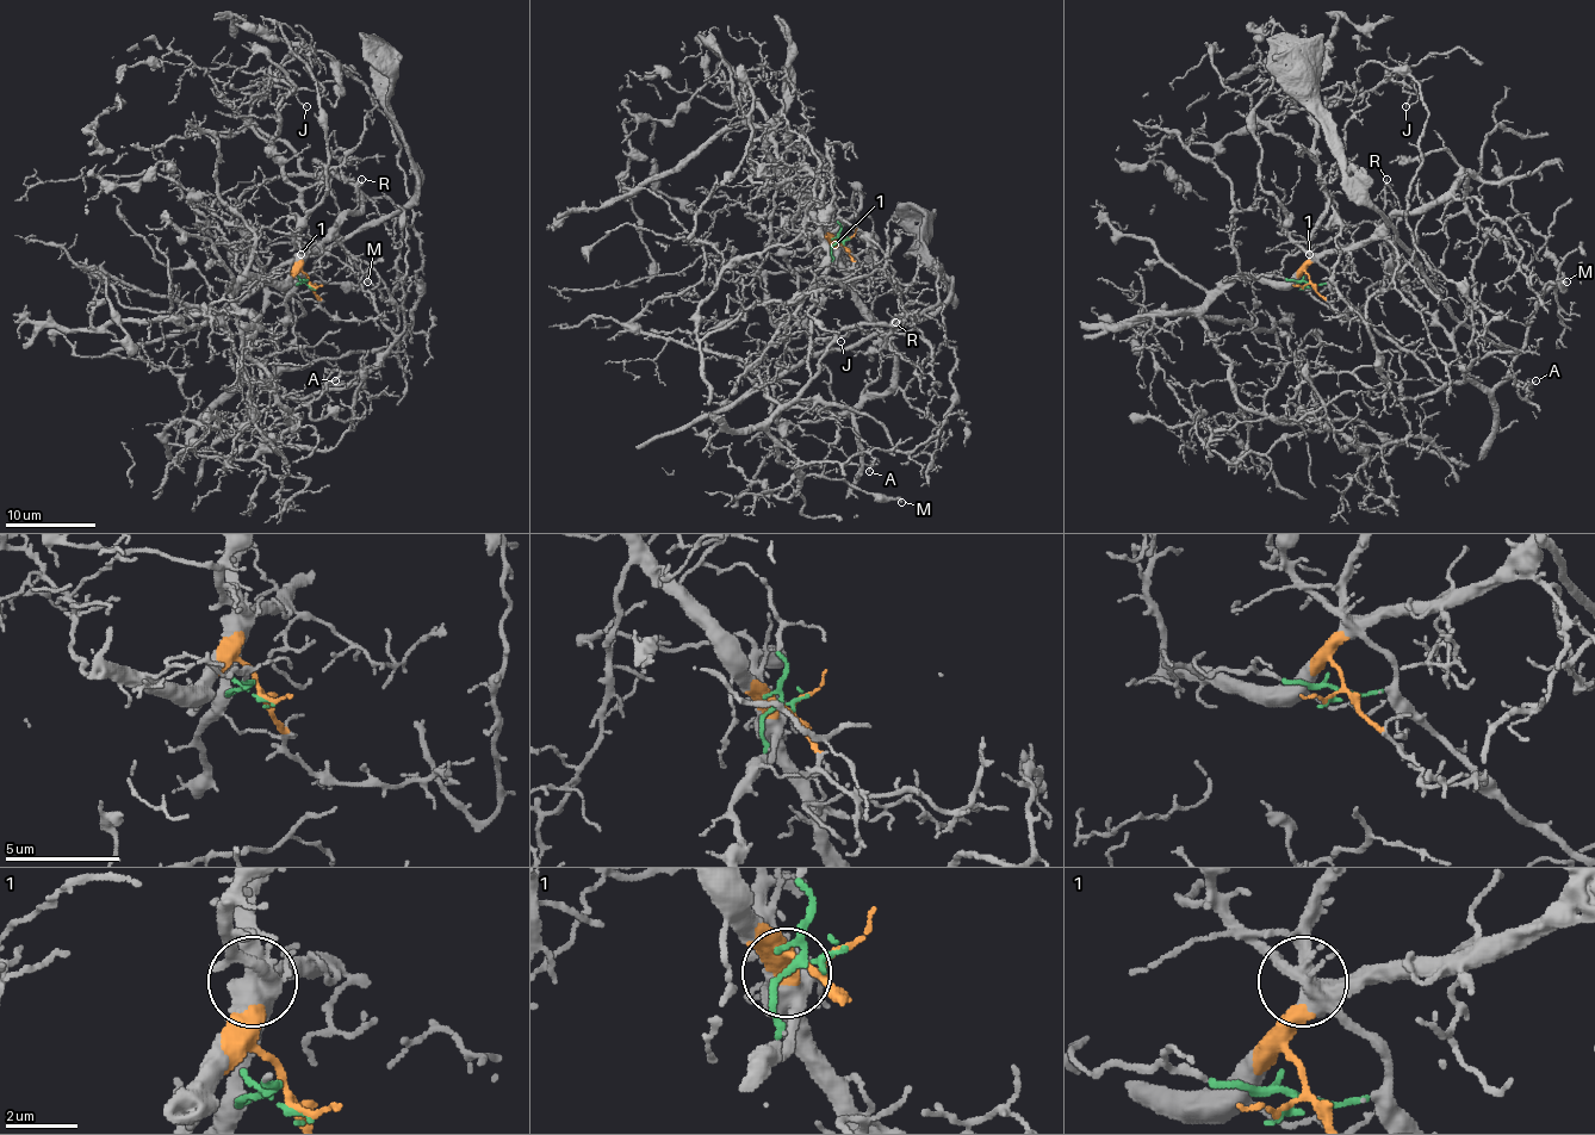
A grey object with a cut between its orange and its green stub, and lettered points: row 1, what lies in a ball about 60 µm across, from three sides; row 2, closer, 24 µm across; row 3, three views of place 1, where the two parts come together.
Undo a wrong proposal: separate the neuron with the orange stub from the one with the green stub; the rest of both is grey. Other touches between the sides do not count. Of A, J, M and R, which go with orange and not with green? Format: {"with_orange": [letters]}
{"with_orange": ["J", "R"]}

